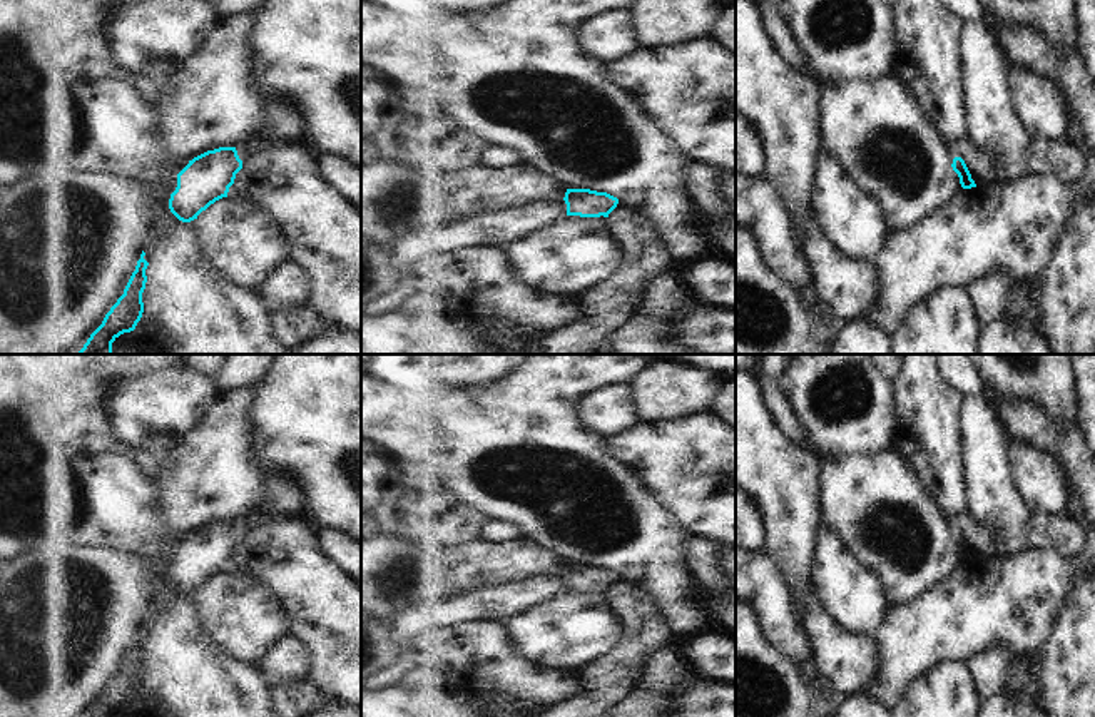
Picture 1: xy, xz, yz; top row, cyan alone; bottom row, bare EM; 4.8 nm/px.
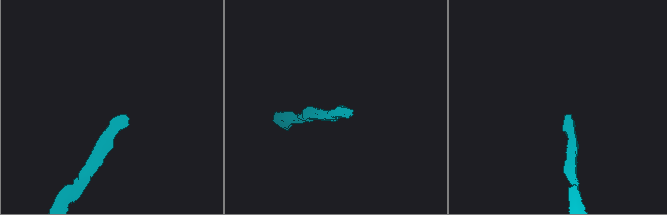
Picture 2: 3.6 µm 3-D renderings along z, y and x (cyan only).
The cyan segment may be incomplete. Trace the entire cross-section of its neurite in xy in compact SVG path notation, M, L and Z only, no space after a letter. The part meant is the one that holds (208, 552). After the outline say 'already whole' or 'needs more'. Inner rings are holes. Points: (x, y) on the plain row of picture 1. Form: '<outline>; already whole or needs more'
M236 521L207 525L177 548L177 562L171 568L169 583L182 597L191 597L216 575L227 572L242 535Z; already whole

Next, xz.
M567 563L565 572L567 590L580 592L609 592L617 582L619 573L590 563Z; already whole

